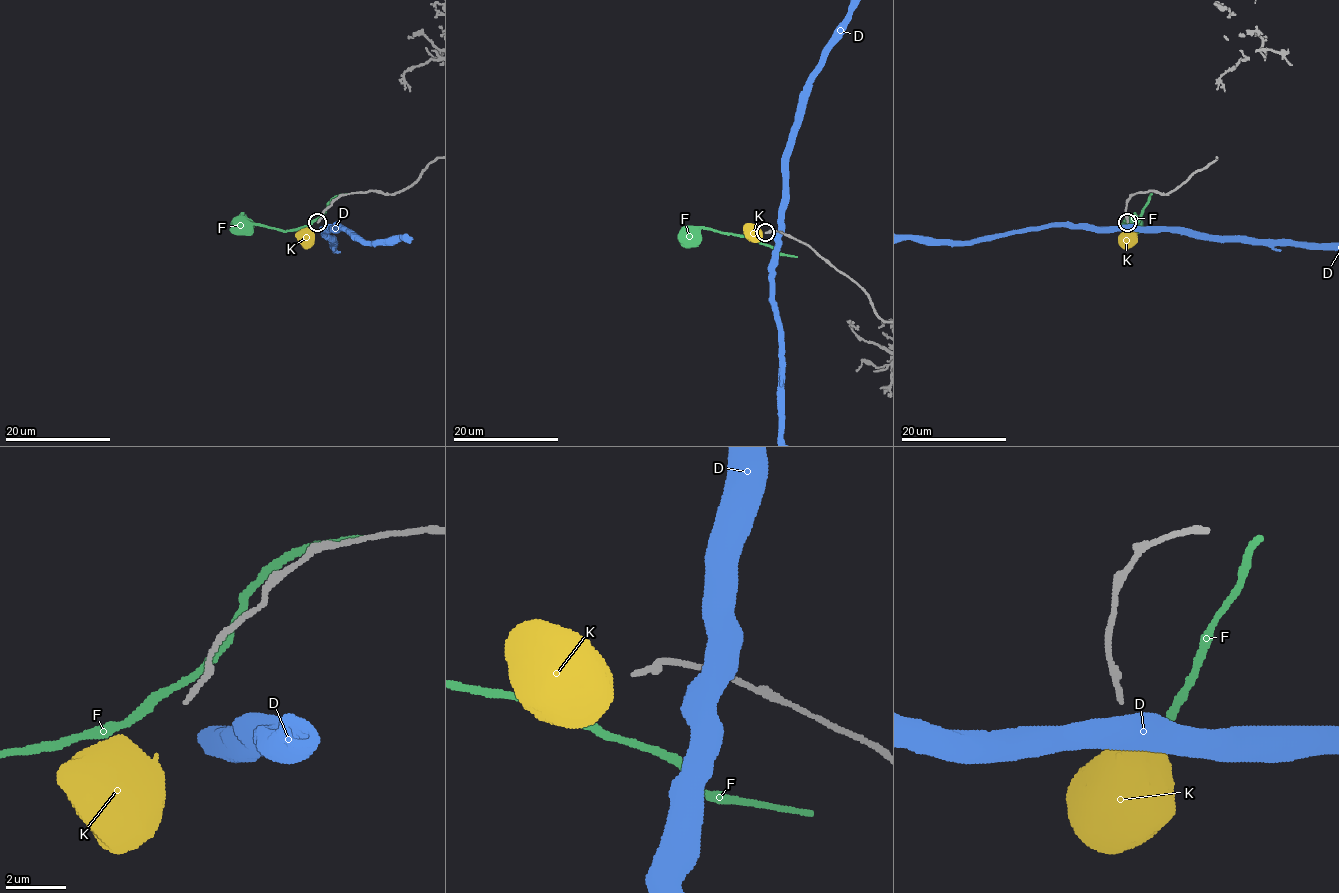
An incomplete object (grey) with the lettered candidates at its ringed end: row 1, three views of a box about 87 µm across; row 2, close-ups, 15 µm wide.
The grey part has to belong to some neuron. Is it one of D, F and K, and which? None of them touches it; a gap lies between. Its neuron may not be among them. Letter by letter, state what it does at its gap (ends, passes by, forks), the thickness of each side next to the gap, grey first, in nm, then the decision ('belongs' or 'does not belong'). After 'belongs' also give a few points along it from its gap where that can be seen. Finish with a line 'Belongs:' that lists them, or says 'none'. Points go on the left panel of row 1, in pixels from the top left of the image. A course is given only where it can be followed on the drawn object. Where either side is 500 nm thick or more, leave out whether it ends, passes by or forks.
D: calibres 160 and 750 nm; does not belong
F: it passes by; calibres 160 and 280 nm; does not belong
K: calibres 160 and 700 nm; belongs; course (313, 231), (302, 231), (296, 236)
Belongs: K

